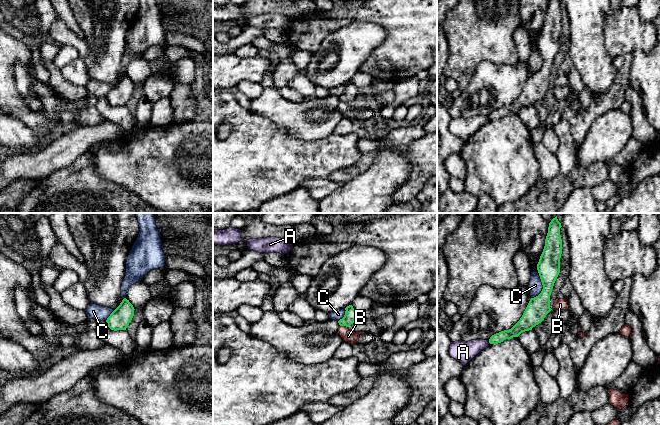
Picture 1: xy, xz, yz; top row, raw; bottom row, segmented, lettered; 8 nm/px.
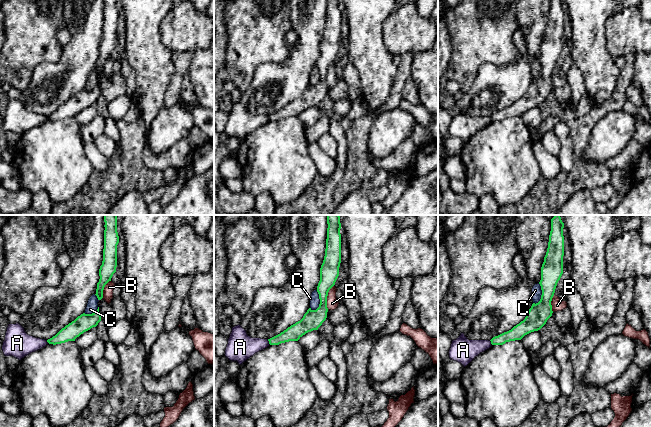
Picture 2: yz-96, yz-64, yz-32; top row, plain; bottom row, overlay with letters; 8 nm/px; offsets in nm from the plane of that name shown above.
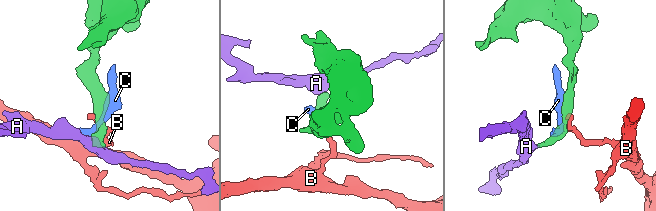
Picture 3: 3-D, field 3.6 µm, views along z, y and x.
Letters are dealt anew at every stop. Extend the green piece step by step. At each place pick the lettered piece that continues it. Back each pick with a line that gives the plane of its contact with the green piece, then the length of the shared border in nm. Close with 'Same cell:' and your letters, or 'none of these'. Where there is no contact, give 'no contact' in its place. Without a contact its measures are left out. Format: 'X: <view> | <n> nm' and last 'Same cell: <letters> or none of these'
Same cell: none of these

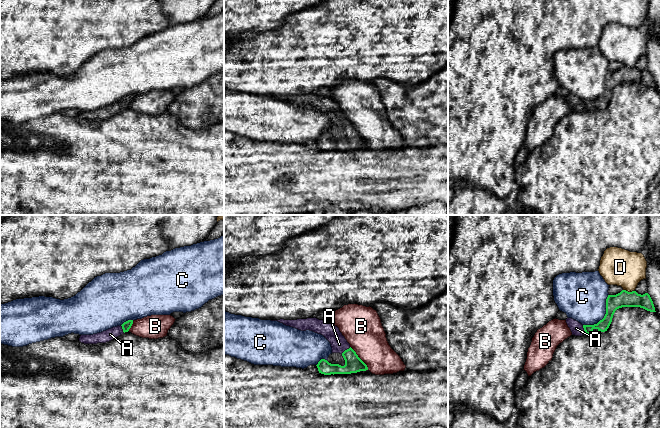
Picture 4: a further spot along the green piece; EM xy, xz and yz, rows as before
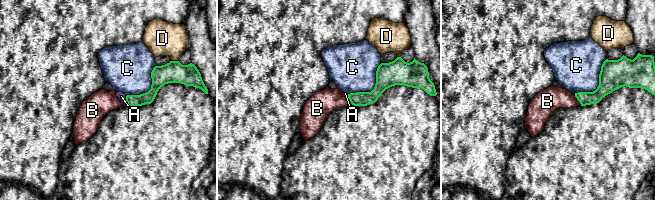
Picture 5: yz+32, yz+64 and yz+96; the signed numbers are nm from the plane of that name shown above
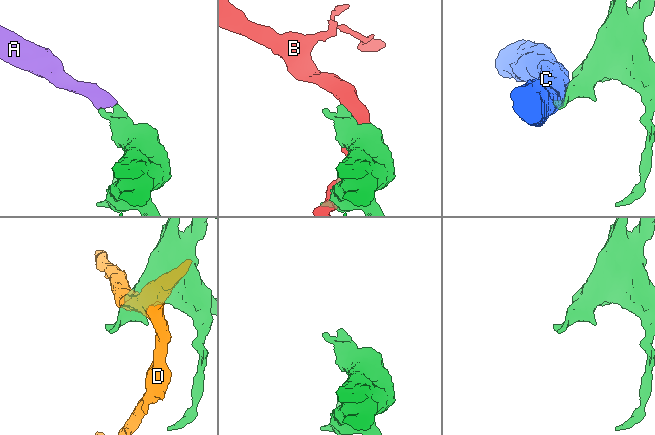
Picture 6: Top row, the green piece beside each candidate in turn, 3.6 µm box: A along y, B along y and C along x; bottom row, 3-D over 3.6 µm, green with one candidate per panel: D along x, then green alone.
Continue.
A: xz | 90 nm
Same cell: A

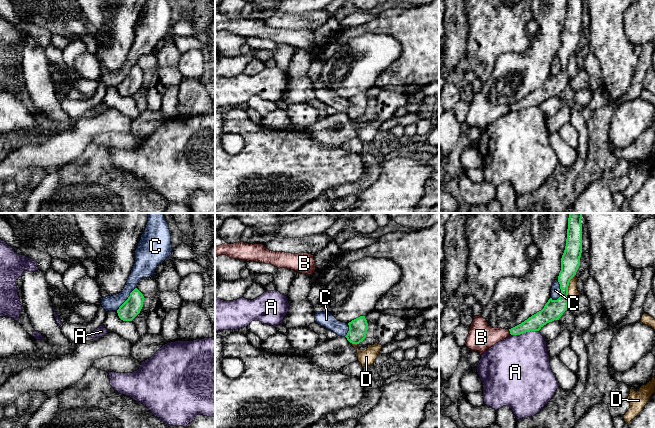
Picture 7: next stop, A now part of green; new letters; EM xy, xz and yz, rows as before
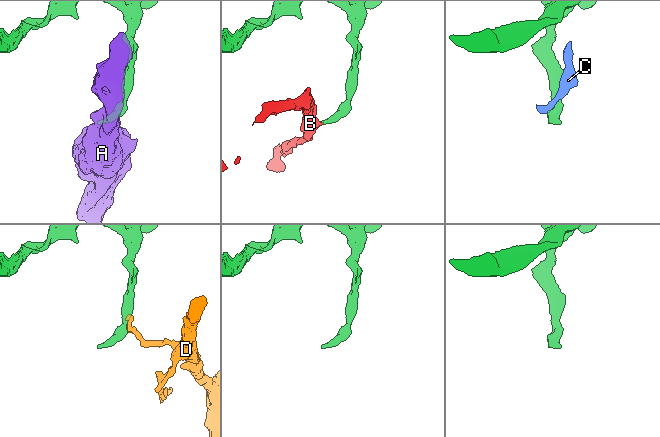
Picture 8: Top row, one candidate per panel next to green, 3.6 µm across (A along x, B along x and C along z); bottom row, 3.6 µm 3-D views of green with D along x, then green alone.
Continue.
Same cell: none of these

